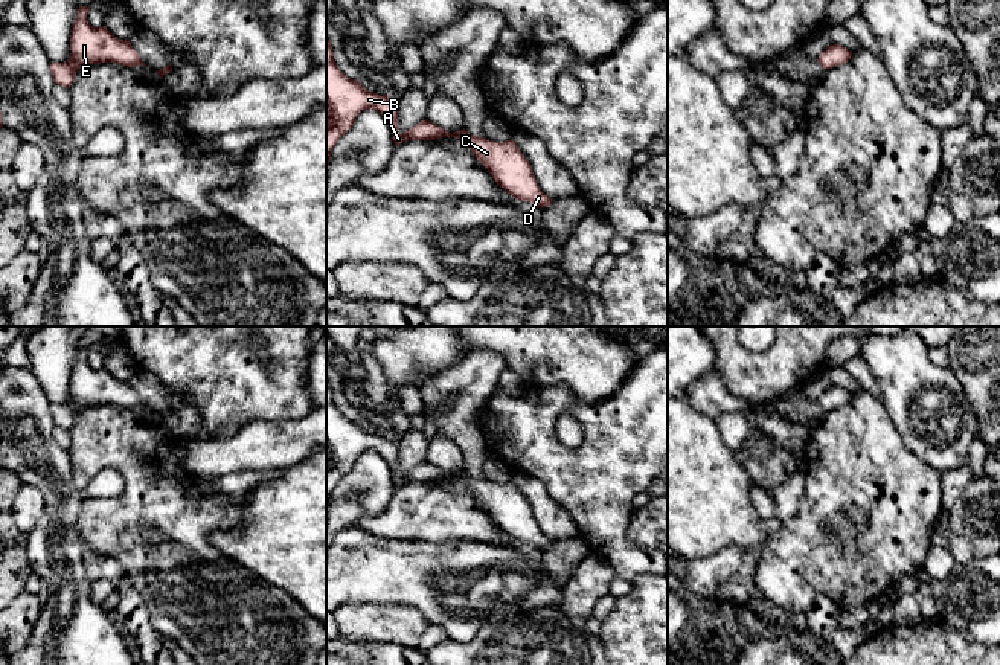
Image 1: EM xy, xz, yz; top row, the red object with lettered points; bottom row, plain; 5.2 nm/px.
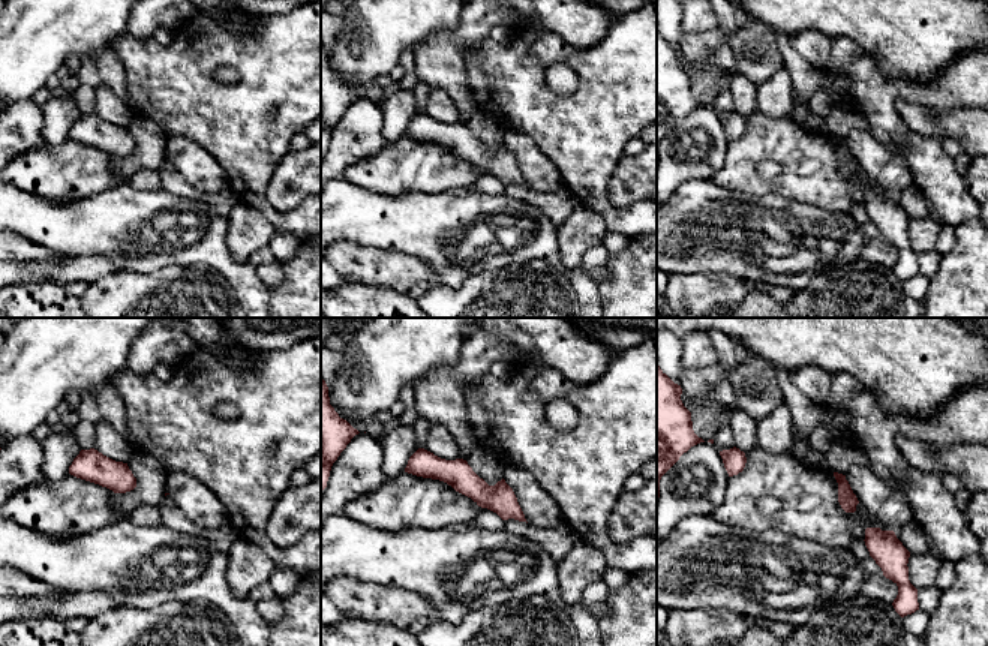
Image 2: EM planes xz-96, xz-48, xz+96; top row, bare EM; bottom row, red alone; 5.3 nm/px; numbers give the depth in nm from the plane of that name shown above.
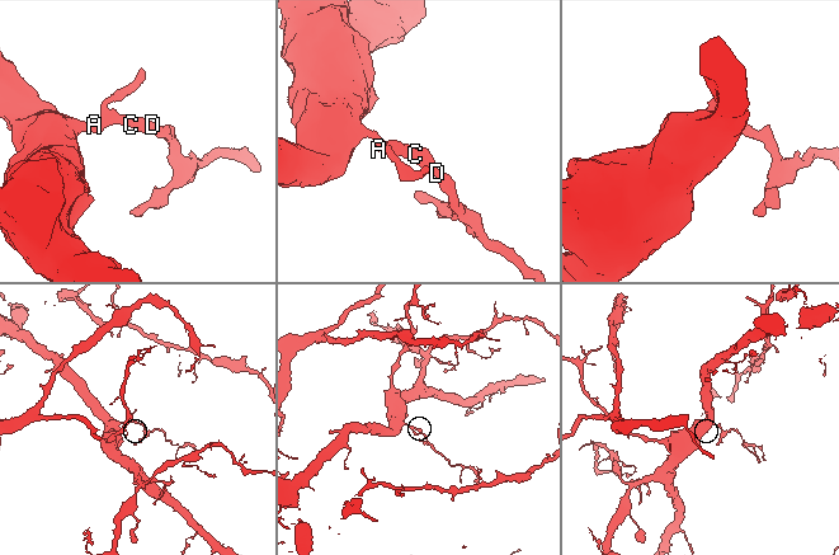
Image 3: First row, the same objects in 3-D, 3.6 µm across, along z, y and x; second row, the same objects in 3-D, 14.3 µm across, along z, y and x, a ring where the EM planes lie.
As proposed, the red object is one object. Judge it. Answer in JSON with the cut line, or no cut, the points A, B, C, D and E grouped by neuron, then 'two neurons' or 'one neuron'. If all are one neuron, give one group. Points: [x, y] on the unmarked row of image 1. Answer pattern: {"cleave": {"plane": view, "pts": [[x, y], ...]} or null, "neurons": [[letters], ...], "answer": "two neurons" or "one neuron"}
{"cleave": null, "neurons": [["A", "B", "C", "D", "E"]], "answer": "one neuron"}

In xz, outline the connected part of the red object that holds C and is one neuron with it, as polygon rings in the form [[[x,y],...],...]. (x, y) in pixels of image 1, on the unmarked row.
[[[326,378],[326,512],[332,490],[338,480],[351,471],[357,458],[369,450],[386,459],[396,488],[407,482],[457,479],[471,490],[474,499],[488,511],[497,526],[515,541],[529,543],[540,551],[553,545],[540,531],[529,502],[512,480],[494,483],[473,477],[465,470],[450,476],[428,461],[399,476],[396,442],[389,436],[372,435],[360,422],[348,419],[338,410],[331,383]]]

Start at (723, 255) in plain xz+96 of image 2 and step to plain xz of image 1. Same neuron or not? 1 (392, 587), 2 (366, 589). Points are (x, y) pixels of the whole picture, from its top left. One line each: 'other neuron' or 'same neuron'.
1: same neuron
2: same neuron

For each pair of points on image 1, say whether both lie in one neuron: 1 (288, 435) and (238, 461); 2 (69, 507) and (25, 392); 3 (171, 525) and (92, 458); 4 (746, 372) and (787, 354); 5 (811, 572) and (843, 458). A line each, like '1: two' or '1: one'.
1: one
2: one
3: one
4: one
5: one

